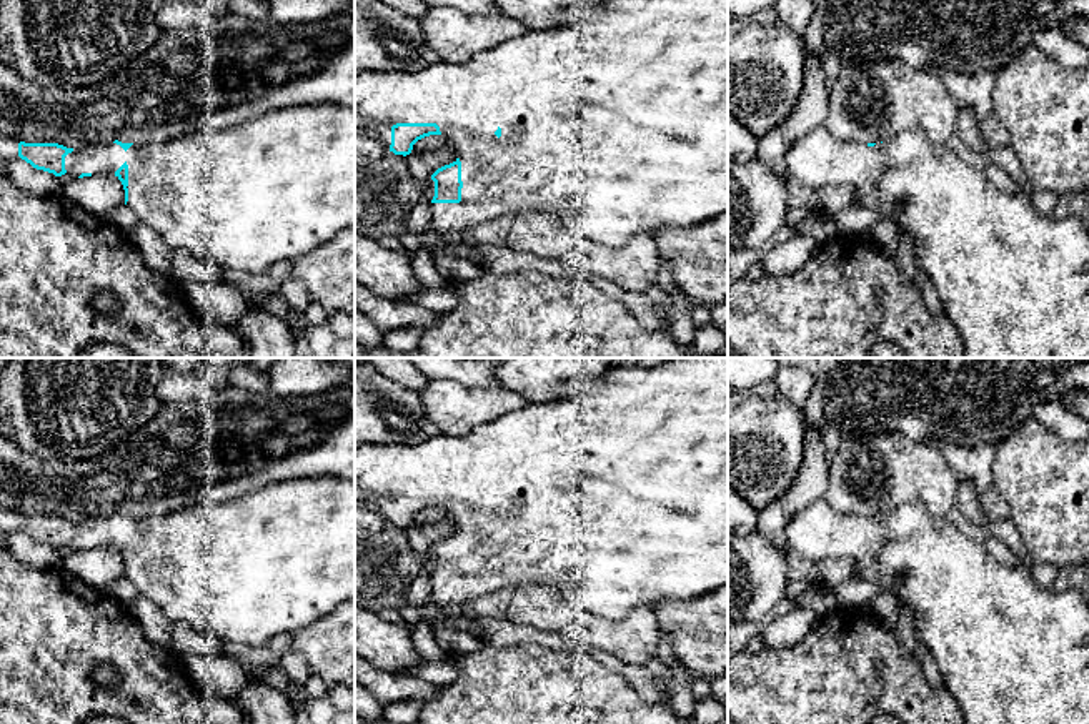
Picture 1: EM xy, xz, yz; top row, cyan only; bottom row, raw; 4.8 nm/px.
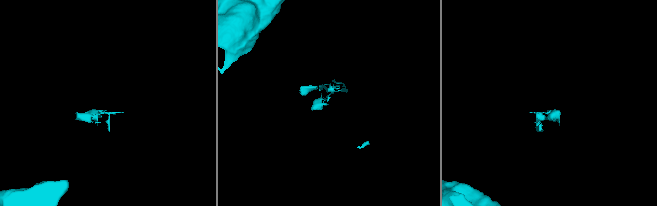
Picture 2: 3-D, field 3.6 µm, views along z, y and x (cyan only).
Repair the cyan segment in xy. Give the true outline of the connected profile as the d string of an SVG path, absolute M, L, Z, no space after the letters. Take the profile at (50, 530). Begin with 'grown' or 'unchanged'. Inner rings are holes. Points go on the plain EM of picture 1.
grown | M298 478L268 484L235 499L201 503L148 518L115 513L67 521L0 508L0 536L18 531L55 549L115 548L123 558L125 578L140 596L155 603L172 624L185 622L196 632L216 636L230 647L268 644L273 637L295 632L355 599L355 478Z

